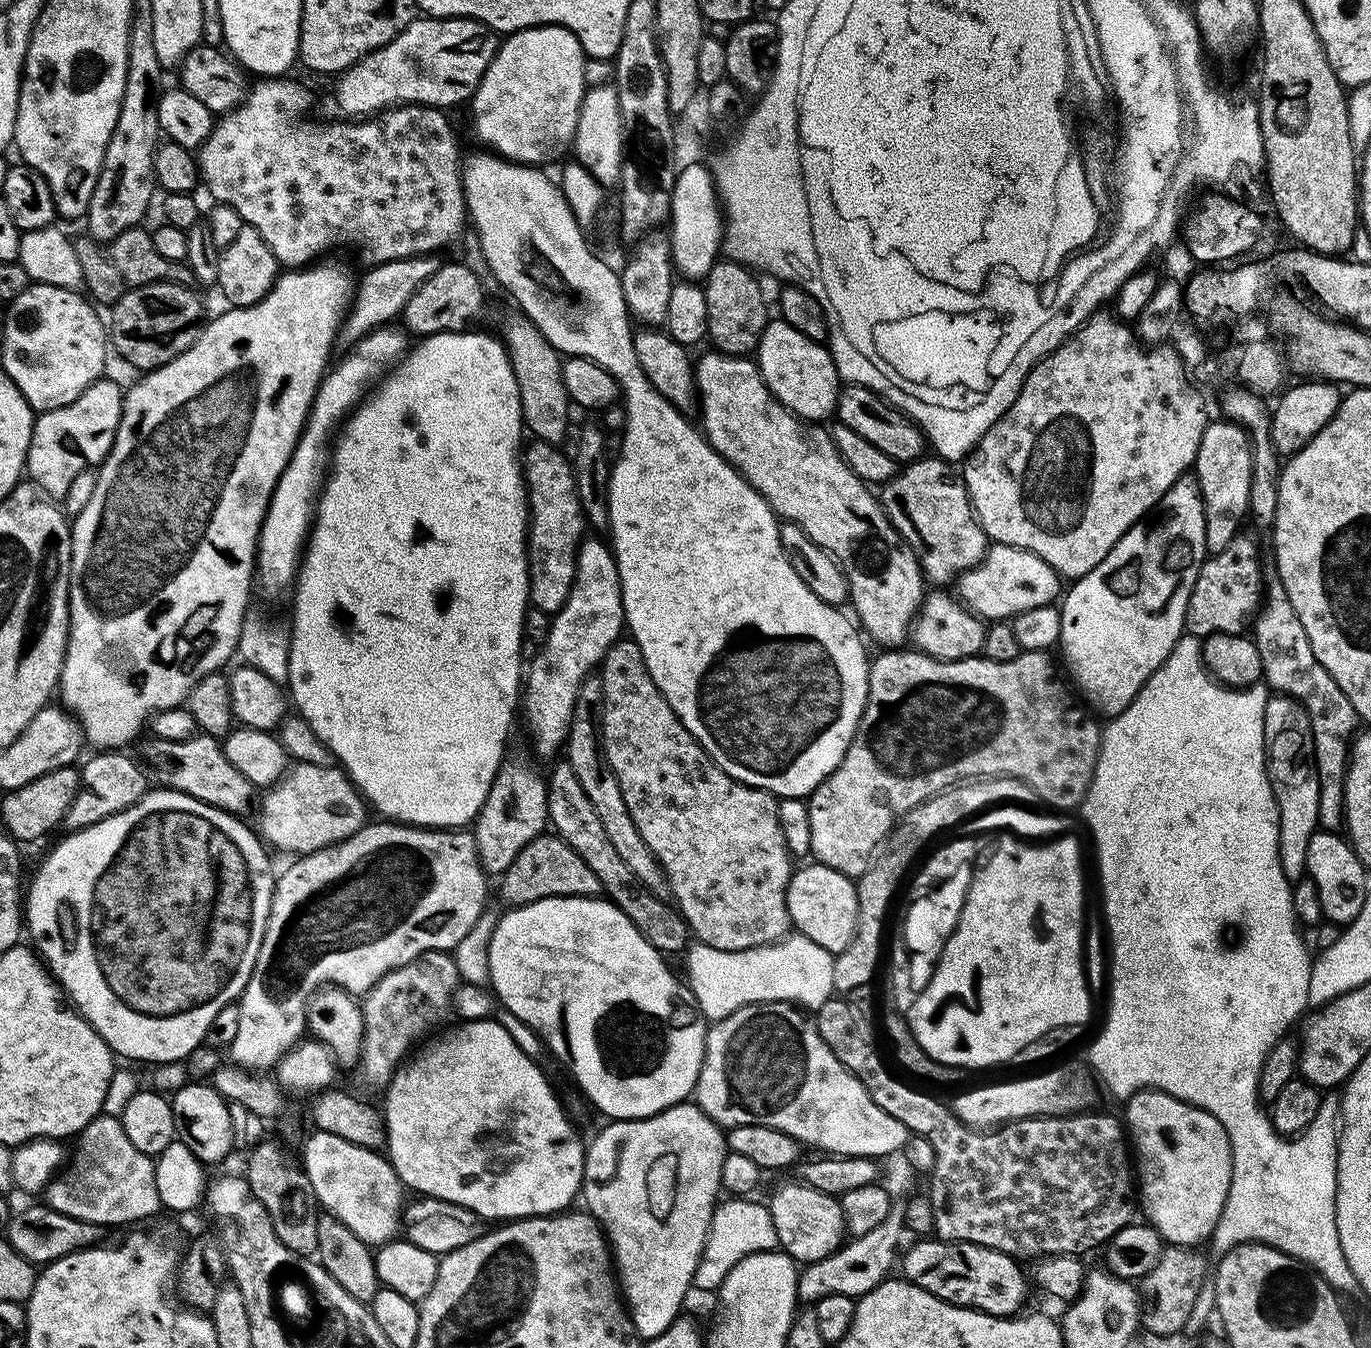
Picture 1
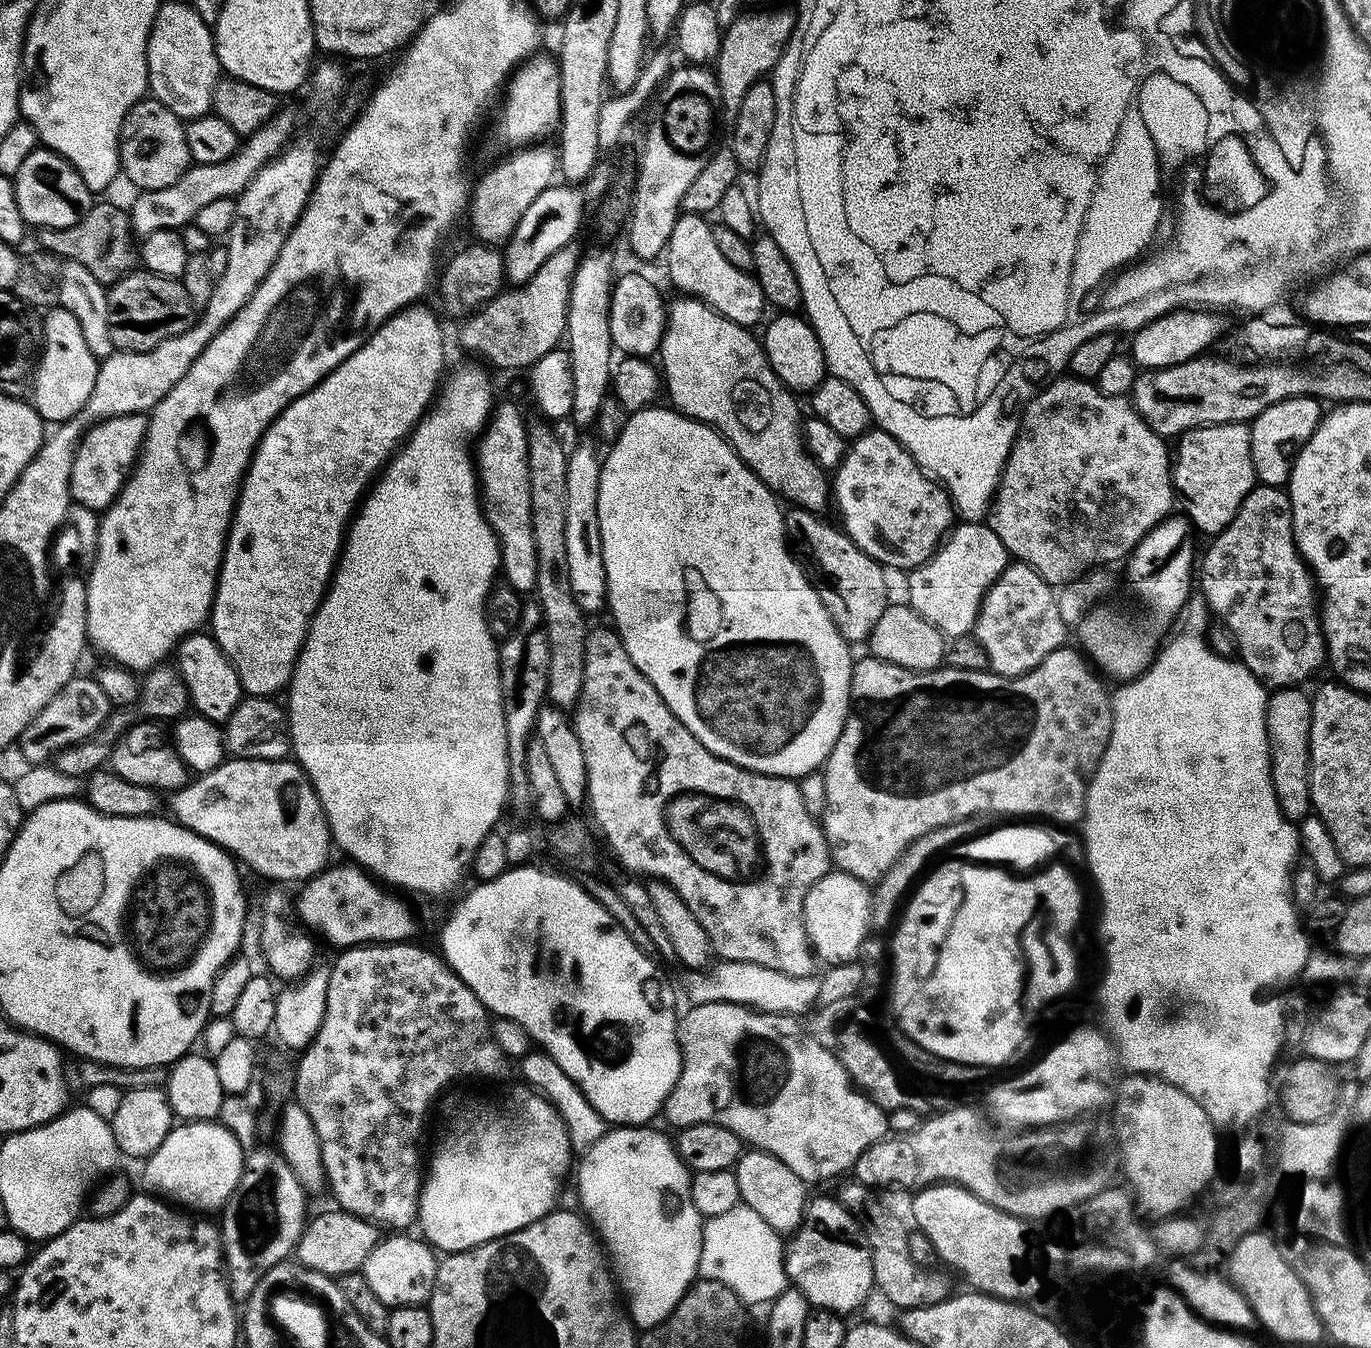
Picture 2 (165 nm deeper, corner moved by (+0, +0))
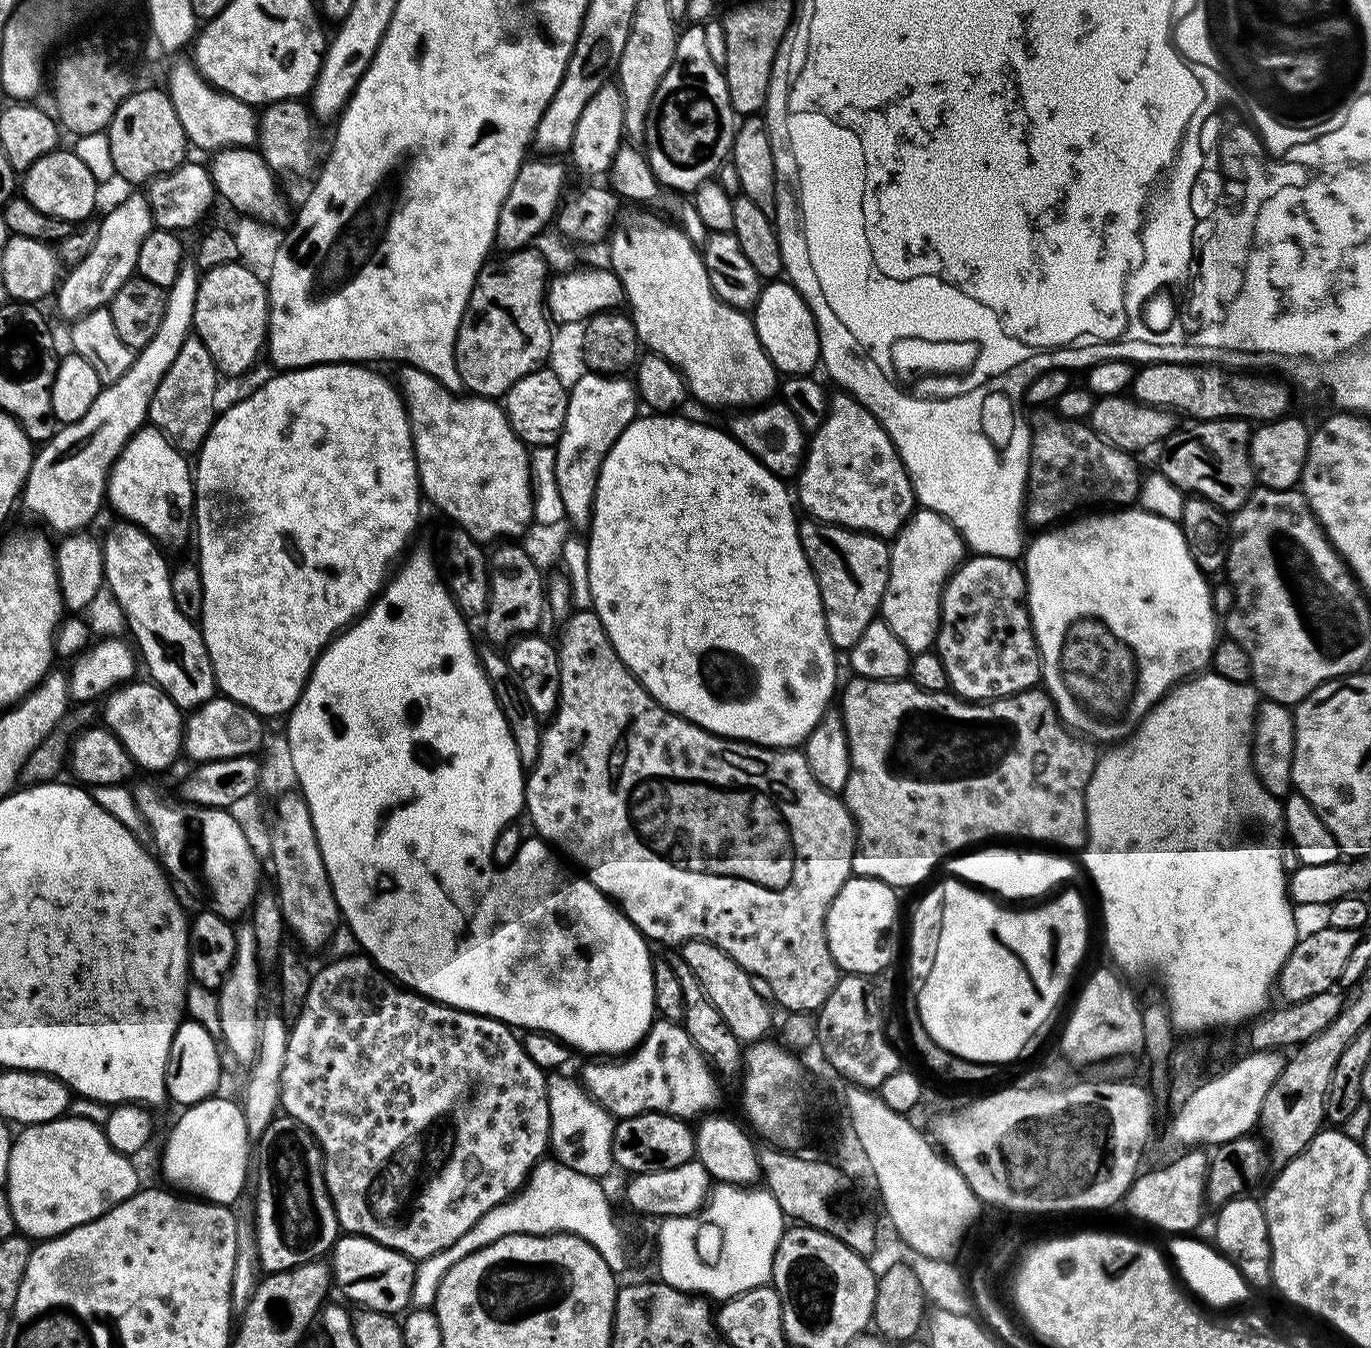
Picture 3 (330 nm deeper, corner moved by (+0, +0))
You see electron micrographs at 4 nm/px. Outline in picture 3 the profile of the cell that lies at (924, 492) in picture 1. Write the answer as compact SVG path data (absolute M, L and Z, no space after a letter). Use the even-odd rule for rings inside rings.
M847 392L837 393L828 401L828 413L822 426L811 433L804 465L795 481L796 488L794 484L795 499L813 520L870 532L881 538L894 538L918 504L916 493L912 491L912 479L874 414Z

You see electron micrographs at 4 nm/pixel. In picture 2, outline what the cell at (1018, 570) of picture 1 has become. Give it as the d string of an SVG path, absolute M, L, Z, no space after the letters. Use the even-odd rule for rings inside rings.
M957 523L945 535L931 558L907 573L907 603L945 637L967 636L975 629L980 601L988 593L988 587L1000 577L1009 563L1006 546L1002 546L998 534L994 534L987 523Z

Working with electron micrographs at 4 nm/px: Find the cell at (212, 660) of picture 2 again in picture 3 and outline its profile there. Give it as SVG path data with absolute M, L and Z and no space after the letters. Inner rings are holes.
M116 522L105 536L102 536L104 549L104 582L113 592L114 598L121 607L127 631L134 641L135 651L148 667L151 683L161 688L181 710L200 708L207 700L217 695L216 675L210 662L210 654L206 650L204 633L193 617L187 616L176 604L176 596L172 593L173 569L164 561L165 553L161 551L155 540L138 525L131 522Z

